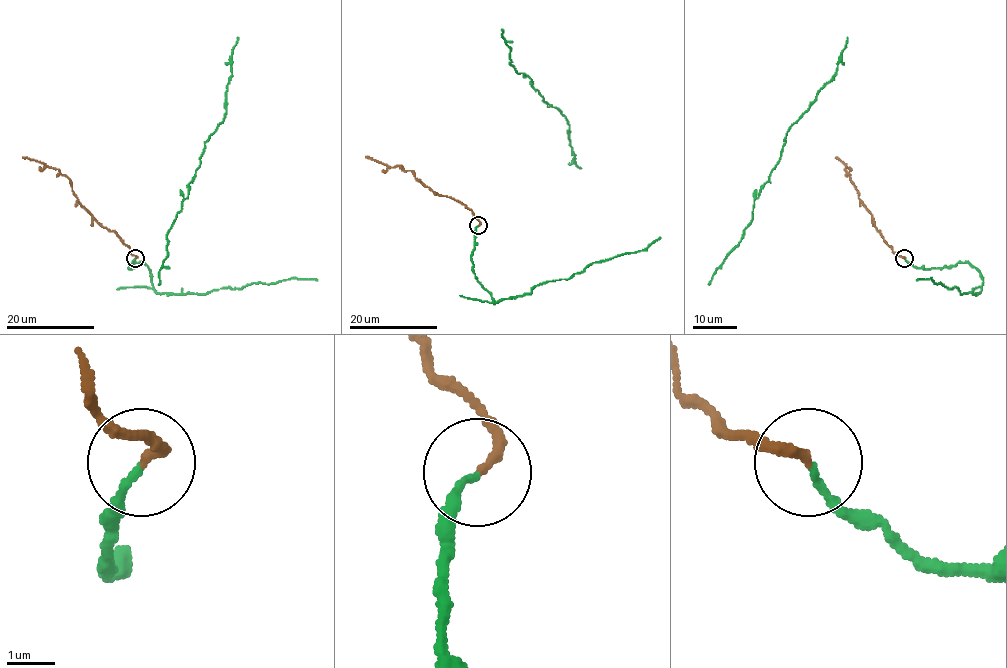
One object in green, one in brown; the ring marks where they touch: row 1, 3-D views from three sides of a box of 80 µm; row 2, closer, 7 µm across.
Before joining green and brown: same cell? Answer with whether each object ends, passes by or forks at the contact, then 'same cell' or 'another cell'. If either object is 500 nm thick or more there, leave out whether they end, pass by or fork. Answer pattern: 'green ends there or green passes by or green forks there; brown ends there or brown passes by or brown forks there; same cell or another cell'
green ends there; brown ends there; same cell

